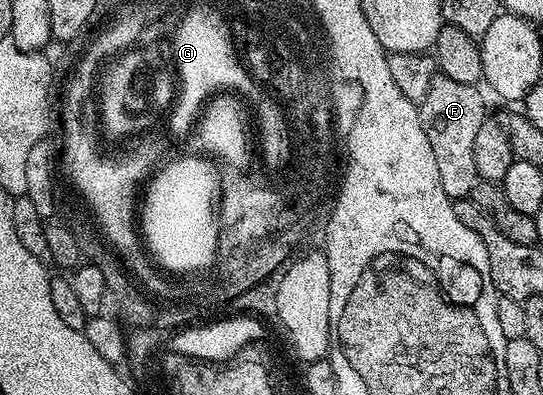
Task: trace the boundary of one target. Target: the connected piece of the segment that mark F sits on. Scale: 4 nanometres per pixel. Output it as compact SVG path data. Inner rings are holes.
M437 75L425 99L417 107L425 139L429 139L429 147L433 147L433 159L437 159L441 187L445 187L445 195L452 199L470 198L473 187L479 181L473 160L473 143L481 123L489 116L489 109L479 91L469 83L457 83L457 79Z

